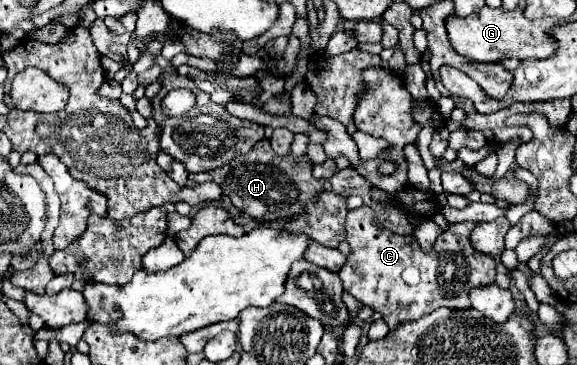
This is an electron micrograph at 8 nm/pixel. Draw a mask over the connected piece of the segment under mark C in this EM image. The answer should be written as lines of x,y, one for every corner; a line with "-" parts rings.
368,205
352,209
346,219
346,241
352,247
340,279
344,289
362,305
382,313
390,329
404,321
416,321
430,315
438,307
468,309
468,293
472,287
492,285
496,275
496,259
476,251
468,235
476,223
456,223
444,231
430,251
422,251
414,235
396,235
376,221

